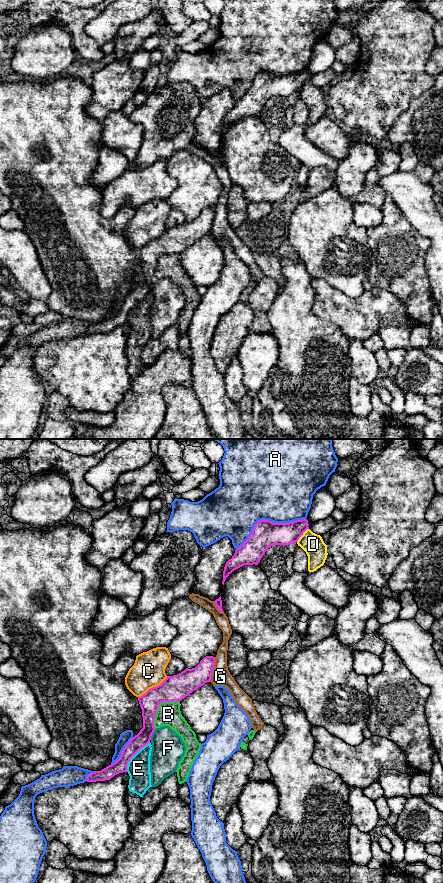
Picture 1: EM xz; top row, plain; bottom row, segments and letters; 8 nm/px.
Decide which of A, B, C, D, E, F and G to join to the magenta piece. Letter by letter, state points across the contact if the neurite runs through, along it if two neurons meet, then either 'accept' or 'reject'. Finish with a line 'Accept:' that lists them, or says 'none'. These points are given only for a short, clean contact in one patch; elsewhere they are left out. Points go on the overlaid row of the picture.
A: reject
B: reject
C: border along xz (167, 676), (159, 684), (149, 688), (138, 697); reject
D: border along xz (308, 528), (296, 541); reject
E: border along xz (149, 741), (130, 759), (126, 771); reject
F: border along xz (155, 729), (150, 739); reject
G: reject
Accept: none

